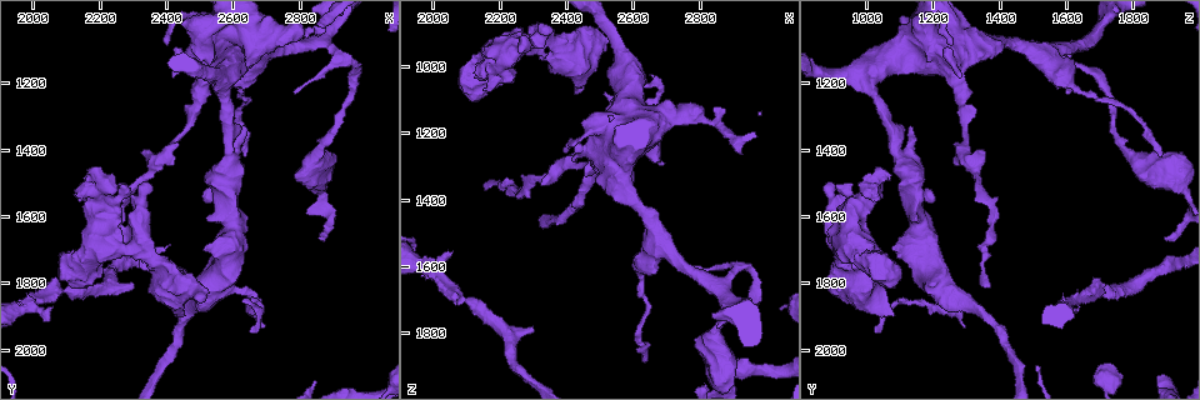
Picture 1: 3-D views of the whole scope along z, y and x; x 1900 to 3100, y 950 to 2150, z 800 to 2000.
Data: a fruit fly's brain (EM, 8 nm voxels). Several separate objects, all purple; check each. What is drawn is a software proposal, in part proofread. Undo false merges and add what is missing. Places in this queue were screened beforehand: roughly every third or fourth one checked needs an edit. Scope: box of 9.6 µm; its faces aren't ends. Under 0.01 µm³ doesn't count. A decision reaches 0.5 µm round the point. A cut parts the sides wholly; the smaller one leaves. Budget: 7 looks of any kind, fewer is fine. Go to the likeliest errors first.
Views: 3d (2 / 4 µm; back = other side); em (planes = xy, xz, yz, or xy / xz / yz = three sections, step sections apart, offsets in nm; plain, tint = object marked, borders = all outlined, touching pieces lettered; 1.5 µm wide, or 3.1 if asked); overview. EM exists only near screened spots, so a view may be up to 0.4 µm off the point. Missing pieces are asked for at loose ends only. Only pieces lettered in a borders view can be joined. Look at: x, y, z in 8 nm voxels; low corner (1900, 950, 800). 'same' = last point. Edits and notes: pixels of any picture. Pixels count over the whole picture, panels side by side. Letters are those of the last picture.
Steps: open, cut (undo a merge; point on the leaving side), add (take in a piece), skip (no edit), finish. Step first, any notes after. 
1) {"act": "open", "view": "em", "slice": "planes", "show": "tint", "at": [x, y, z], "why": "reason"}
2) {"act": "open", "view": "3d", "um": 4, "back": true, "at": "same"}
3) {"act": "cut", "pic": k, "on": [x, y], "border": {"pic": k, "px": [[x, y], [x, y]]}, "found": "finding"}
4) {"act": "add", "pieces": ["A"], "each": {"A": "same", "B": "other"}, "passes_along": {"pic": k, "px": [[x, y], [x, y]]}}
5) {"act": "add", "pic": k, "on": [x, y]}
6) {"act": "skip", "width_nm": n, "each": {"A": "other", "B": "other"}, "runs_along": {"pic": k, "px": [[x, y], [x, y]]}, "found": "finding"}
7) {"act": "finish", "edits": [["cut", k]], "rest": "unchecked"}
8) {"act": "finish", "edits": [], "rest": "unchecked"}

{"act": "open", "view": "em", "slice": "planes", "show": "borders", "at": [2420, 1090, 1240], "why": "branch stops here"}

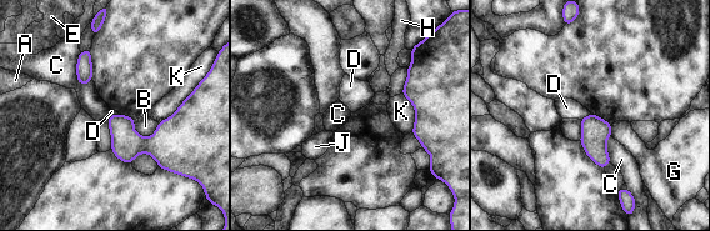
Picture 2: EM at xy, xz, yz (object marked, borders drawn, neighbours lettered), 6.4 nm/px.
{"act": "skip", "each": {"A": "other", "B": "other", "C": "other", "D": "other", "E": "other", "G": "other", "H": "other", "J": "other", "K": "other"}, "border": {"pic": 2, "px": [[80, 51], [75, 74], [85, 85]]}, "found": "no lettered piece goes on from it"}

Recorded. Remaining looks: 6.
{"act": "open", "view": "em", "slice": "yz", "step": 8, "show": "tint", "at": [2300, 1800, 1790], "why": "branch stops here"}

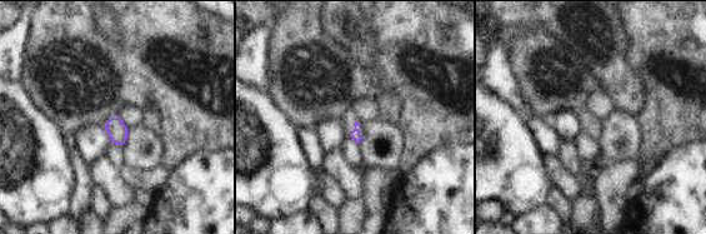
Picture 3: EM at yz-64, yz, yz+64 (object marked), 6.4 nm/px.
{"act": "open", "view": "em", "slice": "planes", "show": "borders", "at": "same", "why": "cut it another way"}

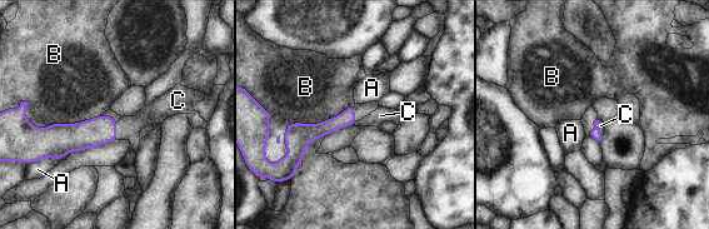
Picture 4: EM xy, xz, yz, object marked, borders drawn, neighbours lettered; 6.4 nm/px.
{"act": "add", "pieces": ["C"], "longest_contact_nm": ["B", 600], "each": {"A": "other", "B": "other", "C": "same"}, "found": "the cell continues"}

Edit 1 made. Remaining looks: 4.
{"act": "open", "view": "overview", "why": "see it whole again"}

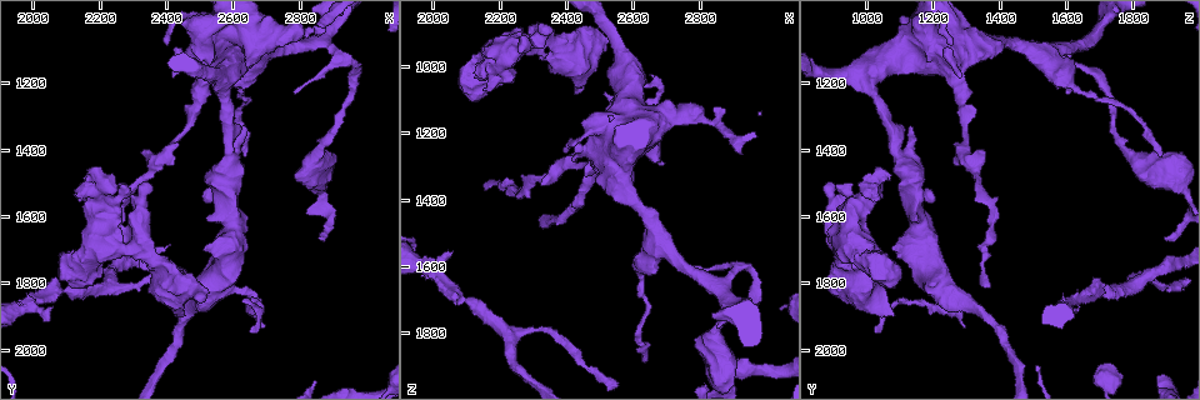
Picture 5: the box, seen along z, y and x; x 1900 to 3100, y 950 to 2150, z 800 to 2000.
{"act": "open", "view": "em", "slice": "planes", "show": "borders", "at": [1980, 1860, 1590]}

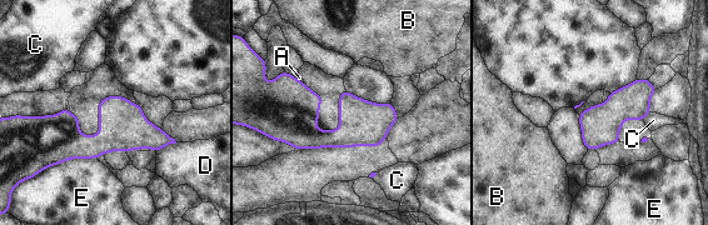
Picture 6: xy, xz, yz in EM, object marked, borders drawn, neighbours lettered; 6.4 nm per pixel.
{"act": "skip", "width_nm": 300, "each": {"A": "other", "B": "other", "C": "other", "D": "other", "E": "other"}, "runs_along": {"pic": 6, "px": [[36, 121], [68, 143], [169, 140]]}, "found": "one cell here"}

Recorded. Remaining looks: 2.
{"act": "finish", "edits": [["add", 4]], "rest": "unchecked"}

